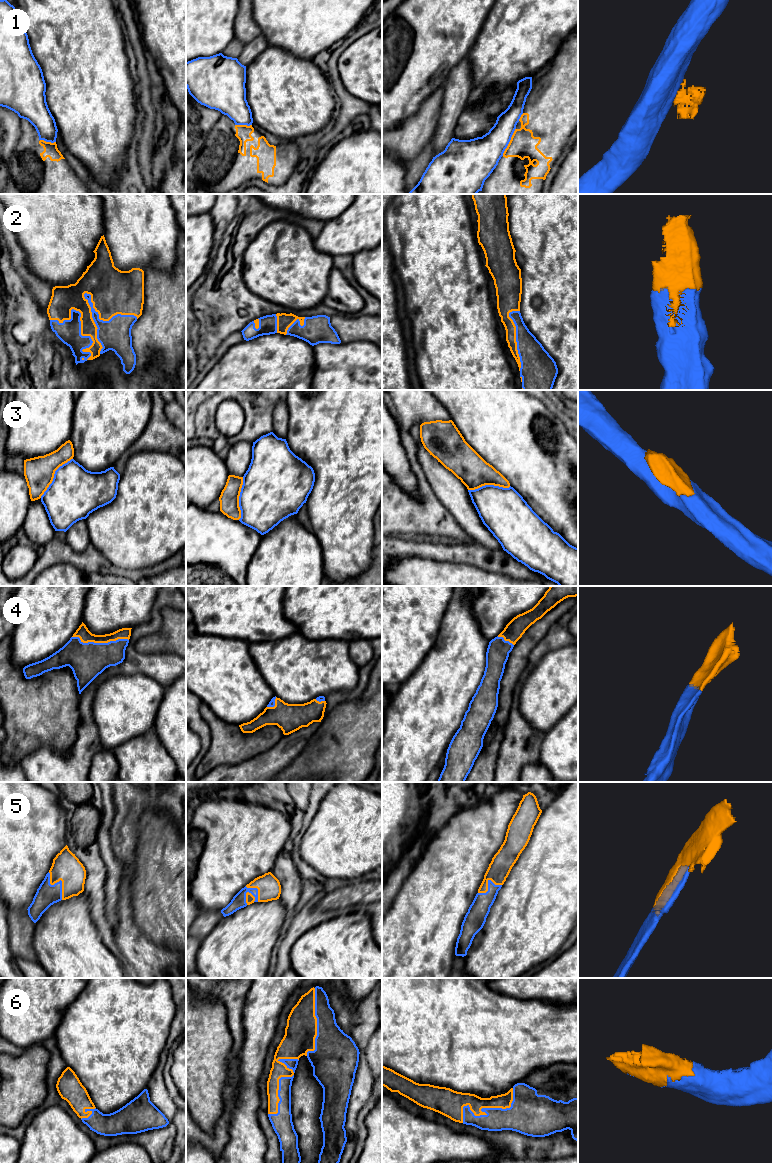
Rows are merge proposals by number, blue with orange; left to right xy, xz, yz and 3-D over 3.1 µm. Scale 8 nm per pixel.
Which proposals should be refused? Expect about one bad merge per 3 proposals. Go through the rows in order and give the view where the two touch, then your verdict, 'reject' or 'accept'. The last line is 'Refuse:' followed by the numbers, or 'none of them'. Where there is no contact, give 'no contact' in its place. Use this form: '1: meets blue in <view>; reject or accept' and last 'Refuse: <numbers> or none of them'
1: meets blue in yz; reject
2: meets blue in xy; accept
3: meets blue in xy; reject
4: meets blue in xy; accept
5: meets blue in xy; accept
6: meets blue in yz; accept
Refuse: 1, 3

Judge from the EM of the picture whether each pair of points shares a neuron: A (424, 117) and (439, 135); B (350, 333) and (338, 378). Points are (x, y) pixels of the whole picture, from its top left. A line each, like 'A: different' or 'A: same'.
A: different
B: different

